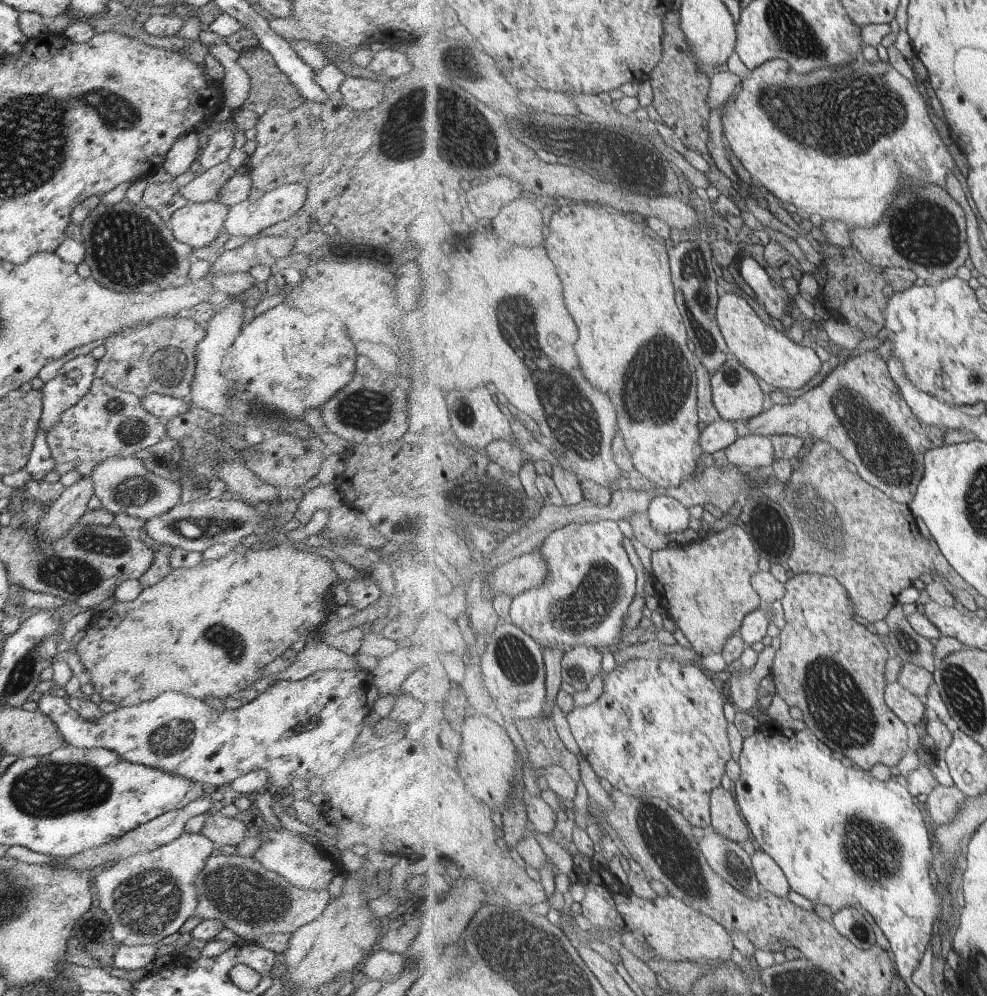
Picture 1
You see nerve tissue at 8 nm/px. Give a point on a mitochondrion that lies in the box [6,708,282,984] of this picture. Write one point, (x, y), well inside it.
(80, 787)

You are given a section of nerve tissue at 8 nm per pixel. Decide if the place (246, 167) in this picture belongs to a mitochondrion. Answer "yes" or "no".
no

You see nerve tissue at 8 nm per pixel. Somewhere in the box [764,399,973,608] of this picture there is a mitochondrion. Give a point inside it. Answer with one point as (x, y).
(820, 516)

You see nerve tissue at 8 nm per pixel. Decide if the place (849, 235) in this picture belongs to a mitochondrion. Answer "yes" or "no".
no

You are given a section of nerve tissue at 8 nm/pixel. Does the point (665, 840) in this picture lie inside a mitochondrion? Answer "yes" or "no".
yes

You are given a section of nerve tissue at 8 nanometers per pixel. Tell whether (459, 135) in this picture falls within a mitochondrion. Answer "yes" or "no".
yes

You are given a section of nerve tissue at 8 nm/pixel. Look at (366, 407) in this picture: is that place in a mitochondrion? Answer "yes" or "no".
yes

